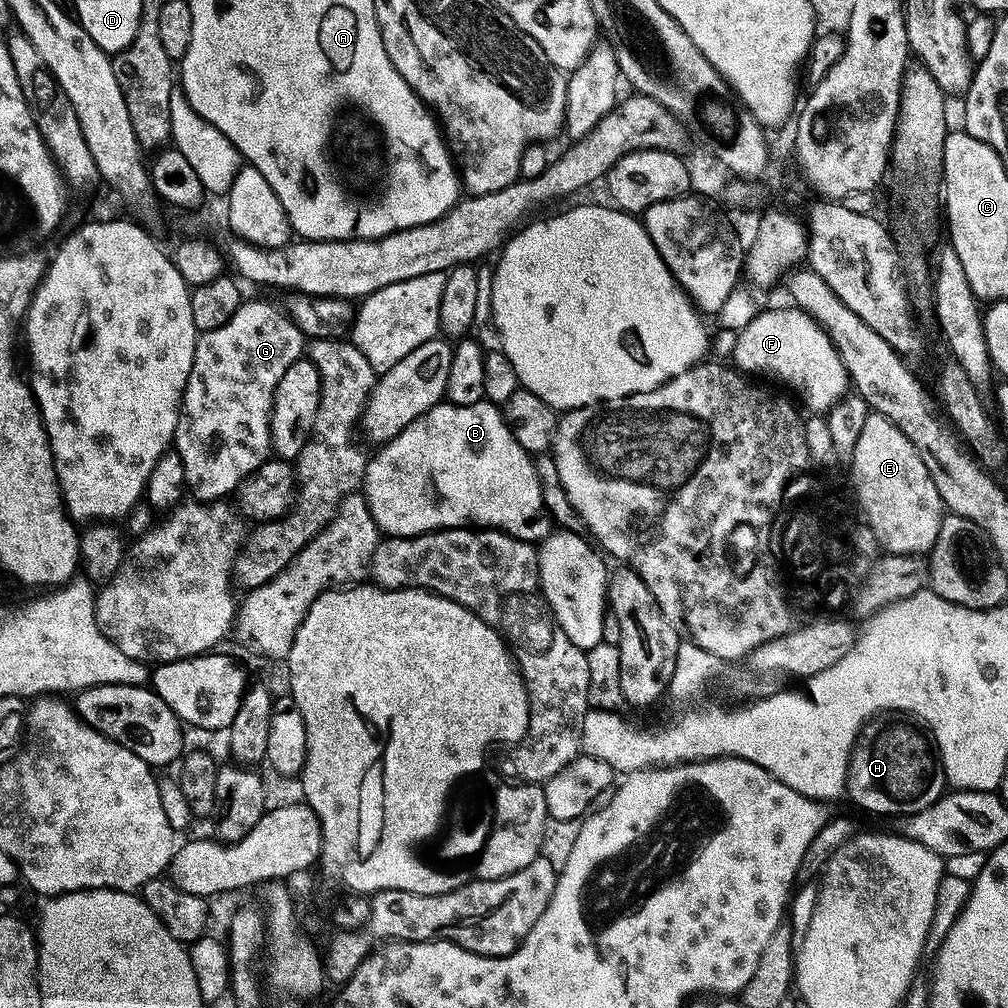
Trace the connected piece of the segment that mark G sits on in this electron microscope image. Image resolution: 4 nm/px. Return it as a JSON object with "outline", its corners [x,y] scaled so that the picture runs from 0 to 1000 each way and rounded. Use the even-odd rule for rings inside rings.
{"outline":[[[250,298],[242,300],[238,307],[231,312],[223,322],[216,323],[215,326],[201,330],[195,336],[194,350],[192,351],[192,367],[188,371],[188,379],[183,388],[183,403],[179,407],[179,418],[177,419],[177,427],[175,428],[175,439],[173,446],[181,454],[181,458],[185,462],[185,484],[188,489],[191,488],[193,495],[198,498],[218,498],[226,491],[233,489],[243,476],[247,476],[257,464],[261,464],[271,451],[270,447],[270,408],[272,407],[272,391],[276,387],[276,379],[280,379],[284,367],[288,367],[288,363],[292,363],[292,359],[296,359],[304,349],[304,334],[300,327],[296,327],[296,323],[290,318],[289,313],[281,305],[273,306],[270,302],[265,302],[262,298]]]}

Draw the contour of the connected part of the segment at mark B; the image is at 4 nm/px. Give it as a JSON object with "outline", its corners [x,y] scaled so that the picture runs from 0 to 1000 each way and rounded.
{"outline":[[[481,399],[468,405],[455,405],[438,400],[403,423],[395,435],[386,437],[374,448],[377,449],[366,457],[359,488],[365,493],[371,516],[382,533],[407,534],[463,524],[500,528],[523,540],[535,541],[550,527],[548,511],[540,504],[532,457],[521,444],[514,442],[499,408],[491,401]]]}

